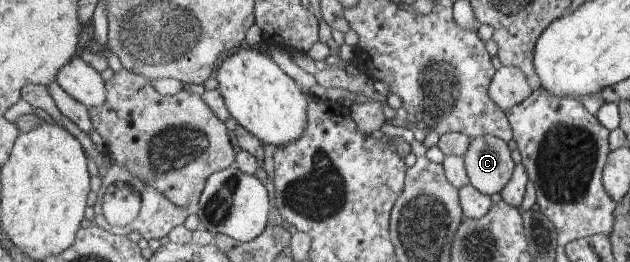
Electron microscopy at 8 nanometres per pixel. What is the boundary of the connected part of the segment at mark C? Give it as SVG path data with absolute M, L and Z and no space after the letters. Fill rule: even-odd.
M481 136L481 138L473 138L471 146L464 159L466 160L467 174L471 179L471 183L477 190L481 190L483 194L491 196L501 192L501 188L512 176L513 160L509 158L509 150L505 146L505 141L497 136Z

